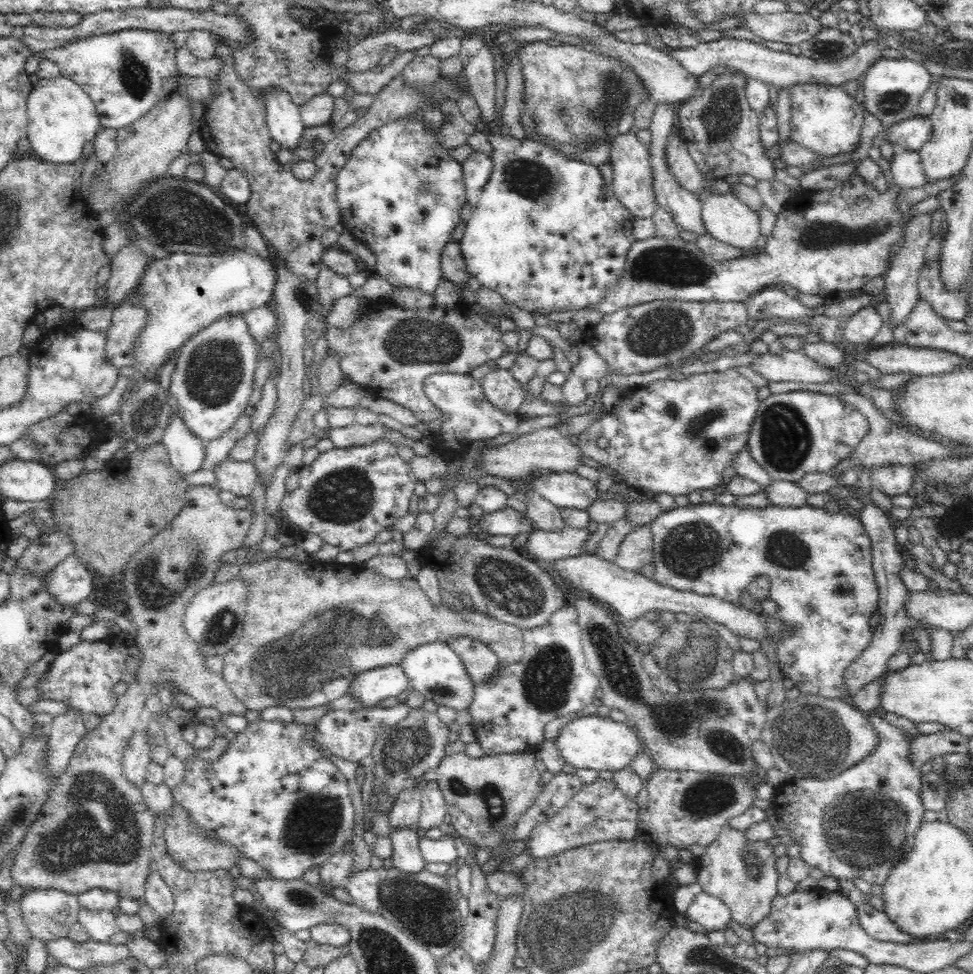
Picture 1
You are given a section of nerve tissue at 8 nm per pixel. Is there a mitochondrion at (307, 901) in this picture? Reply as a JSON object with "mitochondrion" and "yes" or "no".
{"mitochondrion":"yes"}

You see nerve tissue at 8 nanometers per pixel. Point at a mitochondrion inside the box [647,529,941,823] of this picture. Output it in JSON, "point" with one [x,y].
{"point":[809,737]}

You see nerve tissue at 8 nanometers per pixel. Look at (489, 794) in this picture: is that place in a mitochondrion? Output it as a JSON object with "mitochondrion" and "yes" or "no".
{"mitochondrion":"yes"}

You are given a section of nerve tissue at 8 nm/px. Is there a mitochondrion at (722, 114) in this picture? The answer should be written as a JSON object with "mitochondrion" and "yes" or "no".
{"mitochondrion":"yes"}

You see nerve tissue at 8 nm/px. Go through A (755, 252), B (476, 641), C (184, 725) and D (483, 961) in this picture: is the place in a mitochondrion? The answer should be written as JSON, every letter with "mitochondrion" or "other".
{"A":"other","B":"other","C":"other","D":"other"}

